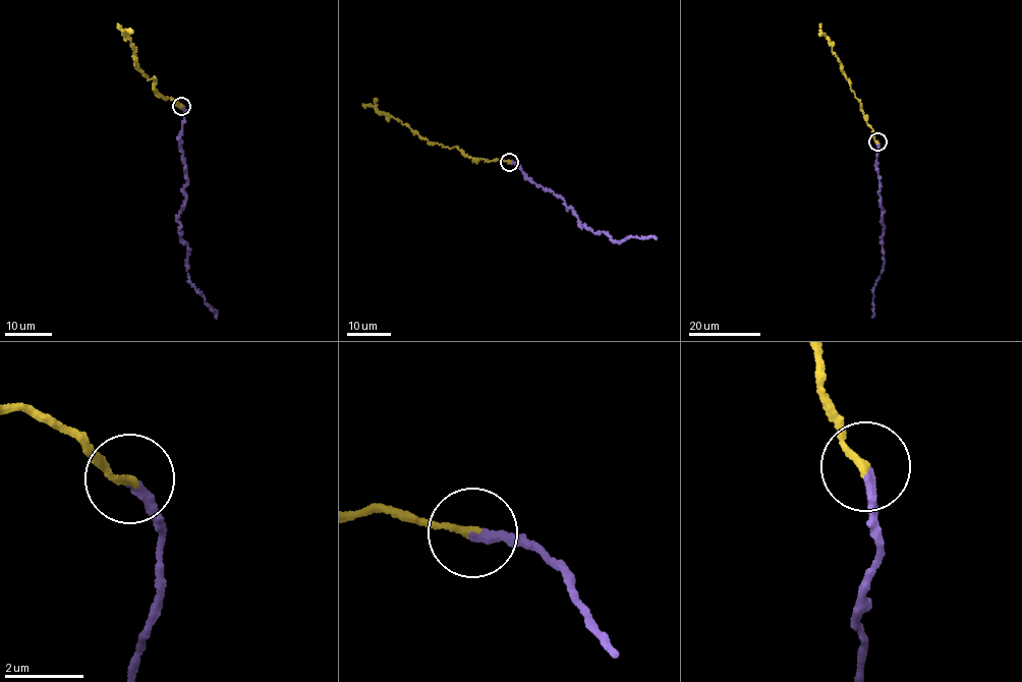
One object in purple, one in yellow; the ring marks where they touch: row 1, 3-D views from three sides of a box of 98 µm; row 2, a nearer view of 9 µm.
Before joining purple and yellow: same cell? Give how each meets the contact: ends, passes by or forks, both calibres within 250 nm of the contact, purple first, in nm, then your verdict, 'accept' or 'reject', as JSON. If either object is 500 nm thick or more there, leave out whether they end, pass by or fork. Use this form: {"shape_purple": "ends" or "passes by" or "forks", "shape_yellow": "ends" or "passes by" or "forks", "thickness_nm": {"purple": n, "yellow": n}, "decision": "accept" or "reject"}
{"shape_purple": "ends", "shape_yellow": "ends", "thickness_nm": {"purple": 240, "yellow": 180}, "decision": "accept"}

